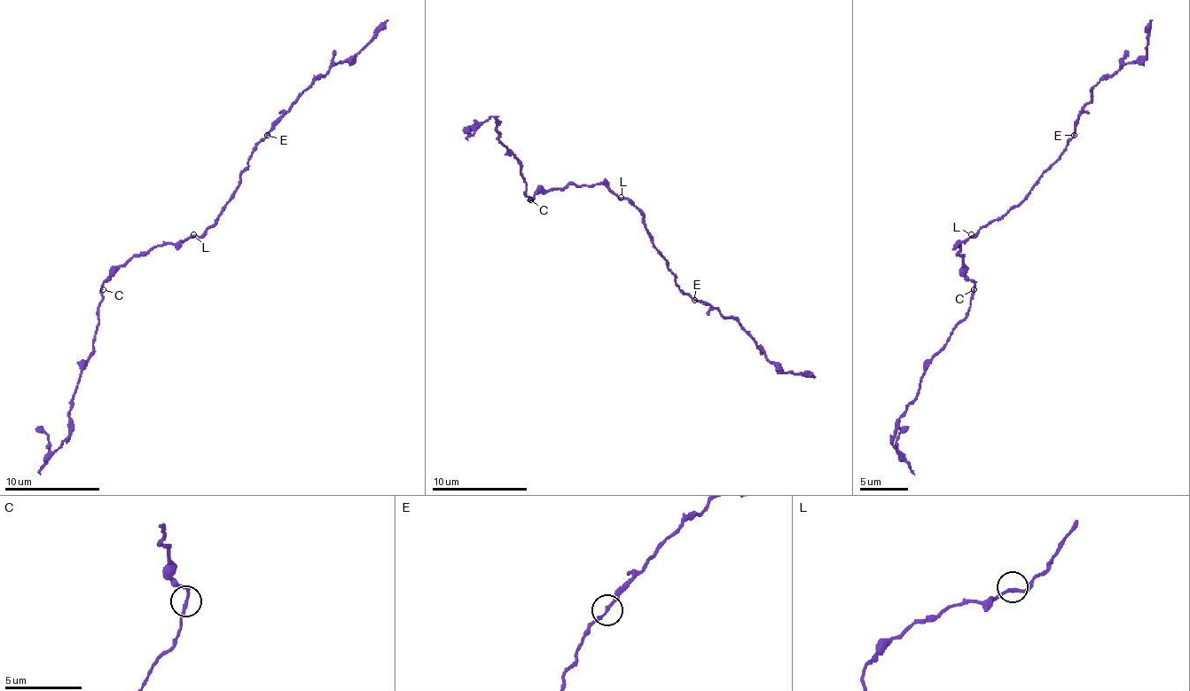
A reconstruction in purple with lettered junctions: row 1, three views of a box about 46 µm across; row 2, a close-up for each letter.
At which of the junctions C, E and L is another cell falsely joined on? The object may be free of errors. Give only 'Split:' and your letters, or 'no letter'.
Split: no letter

